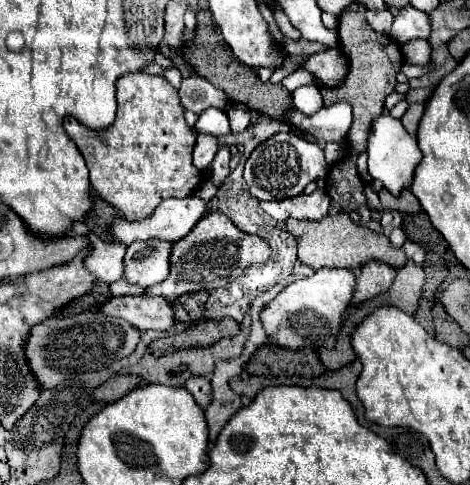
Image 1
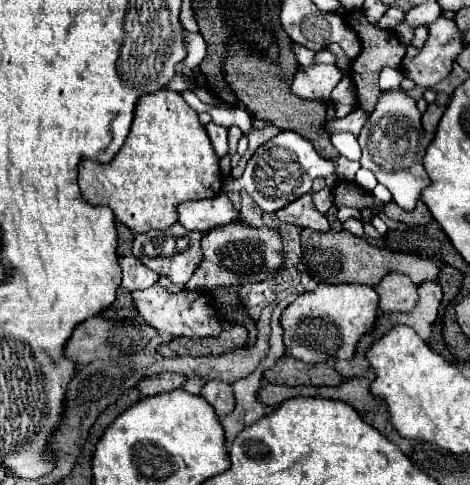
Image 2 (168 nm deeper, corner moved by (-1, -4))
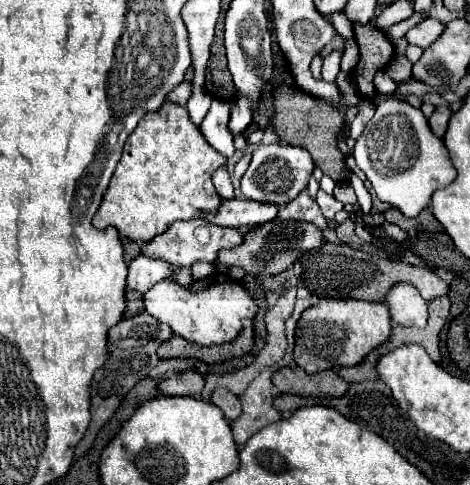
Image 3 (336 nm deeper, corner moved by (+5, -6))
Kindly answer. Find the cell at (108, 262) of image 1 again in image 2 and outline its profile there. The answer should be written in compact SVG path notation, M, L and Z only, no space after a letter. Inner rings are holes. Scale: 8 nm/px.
M134 255L122 257L120 265L122 265L122 287L128 289L128 291L152 287L158 281L158 273L154 273L152 269L148 269Z

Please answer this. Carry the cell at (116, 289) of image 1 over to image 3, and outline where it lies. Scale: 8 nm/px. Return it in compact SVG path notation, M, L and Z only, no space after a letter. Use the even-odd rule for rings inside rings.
M198 262L192 266L192 274L194 280L202 280L208 277L208 275L214 274L215 267L213 263Z

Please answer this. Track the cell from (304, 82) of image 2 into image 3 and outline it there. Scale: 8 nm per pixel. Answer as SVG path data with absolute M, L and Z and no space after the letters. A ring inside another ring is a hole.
M336 51L336 53L330 53L328 57L324 57L324 65L322 65L322 79L332 83L336 79L336 75L340 73L340 57L342 57L342 51Z

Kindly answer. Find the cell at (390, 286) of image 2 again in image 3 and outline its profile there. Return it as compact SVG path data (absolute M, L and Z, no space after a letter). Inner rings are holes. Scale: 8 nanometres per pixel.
M398 283L386 293L386 307L394 323L404 327L424 327L428 317L426 301L420 297L418 289L408 283Z

